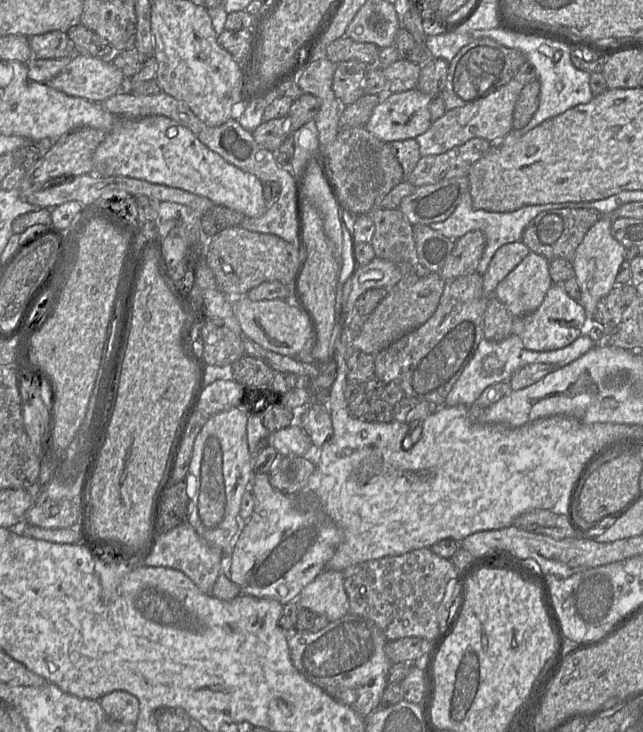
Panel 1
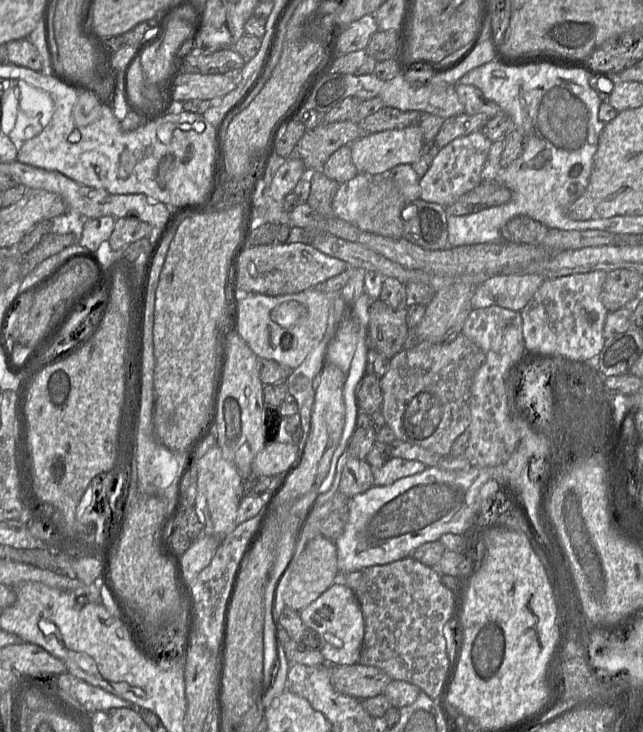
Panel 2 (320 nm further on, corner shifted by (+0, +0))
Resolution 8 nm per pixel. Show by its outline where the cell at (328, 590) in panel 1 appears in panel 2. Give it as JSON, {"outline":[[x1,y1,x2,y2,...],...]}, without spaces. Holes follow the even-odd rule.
{"outline":[[341,579,303,608,300,616,305,627,319,634,321,653,328,664,352,665,359,662,365,632,364,617,355,593]]}

